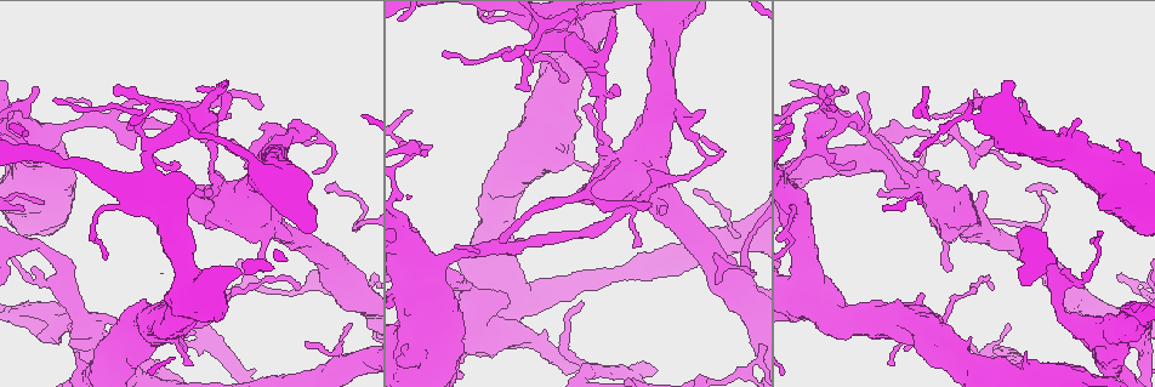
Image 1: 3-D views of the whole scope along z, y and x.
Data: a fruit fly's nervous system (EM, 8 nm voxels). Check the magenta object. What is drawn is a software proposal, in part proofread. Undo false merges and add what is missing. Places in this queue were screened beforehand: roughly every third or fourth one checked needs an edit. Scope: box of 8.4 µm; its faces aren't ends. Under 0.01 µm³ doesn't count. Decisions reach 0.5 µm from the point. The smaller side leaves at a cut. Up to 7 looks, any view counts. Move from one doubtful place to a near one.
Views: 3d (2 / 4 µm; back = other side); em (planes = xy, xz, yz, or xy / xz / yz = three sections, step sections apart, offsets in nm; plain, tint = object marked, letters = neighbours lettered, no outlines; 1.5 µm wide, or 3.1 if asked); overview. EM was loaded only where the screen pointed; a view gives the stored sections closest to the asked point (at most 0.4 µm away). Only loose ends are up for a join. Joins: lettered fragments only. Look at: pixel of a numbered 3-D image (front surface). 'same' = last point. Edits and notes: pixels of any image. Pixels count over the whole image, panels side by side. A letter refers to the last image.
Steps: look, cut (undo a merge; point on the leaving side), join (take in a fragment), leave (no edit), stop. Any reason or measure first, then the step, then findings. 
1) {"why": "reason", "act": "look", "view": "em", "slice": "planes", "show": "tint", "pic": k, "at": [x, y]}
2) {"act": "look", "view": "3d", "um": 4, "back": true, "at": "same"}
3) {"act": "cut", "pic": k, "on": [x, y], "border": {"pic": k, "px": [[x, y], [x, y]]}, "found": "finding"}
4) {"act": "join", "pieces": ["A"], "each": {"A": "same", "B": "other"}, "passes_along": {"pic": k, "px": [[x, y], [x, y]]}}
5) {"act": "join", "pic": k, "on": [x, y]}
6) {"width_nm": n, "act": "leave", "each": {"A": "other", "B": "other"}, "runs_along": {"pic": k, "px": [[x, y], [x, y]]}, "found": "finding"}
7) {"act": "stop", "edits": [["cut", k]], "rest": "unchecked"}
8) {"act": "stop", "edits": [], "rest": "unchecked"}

{"why": "tapers out", "act": "look", "view": "3d", "um": 2, "pic": 1, "at": [52, 101]}

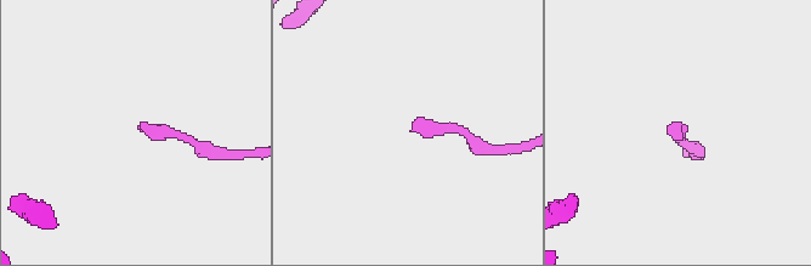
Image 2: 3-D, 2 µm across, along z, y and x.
{"why": "now the EM", "act": "look", "view": "em", "slice": "planes", "show": "letters", "pic": 2, "at": [677, 124]}

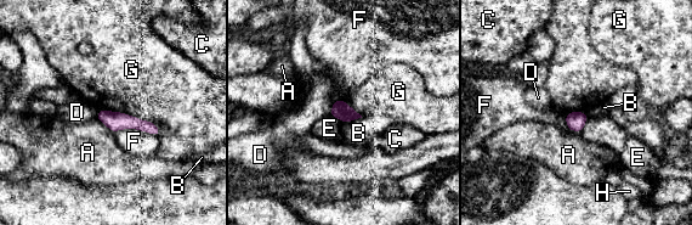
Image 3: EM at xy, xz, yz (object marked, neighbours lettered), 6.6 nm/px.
{"longest_contact_nm": ["G", 440], "act": "leave", "each": {"A": "other", "B": "other", "C": "other", "D": "other", "E": "other", "F": "other", "G": "other", "H": "other"}, "found": "no lettered fragment goes on from it"}

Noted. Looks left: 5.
{"why": "sharp bend", "act": "look", "view": "em", "slice": "xy", "step": 4, "show": "tint", "pic": 1, "at": [918, 135]}

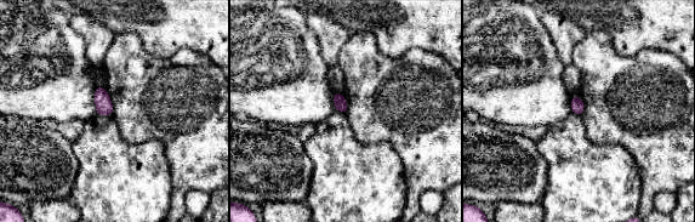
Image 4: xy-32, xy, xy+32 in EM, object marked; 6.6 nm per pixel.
{"act": "look", "view": "em", "slice": "planes", "show": "letters", "at": "same"}

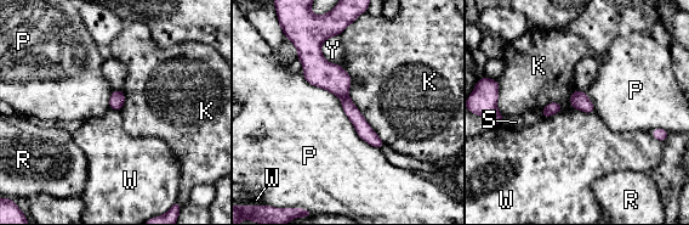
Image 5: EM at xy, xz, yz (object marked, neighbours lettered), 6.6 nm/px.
{"longest_contact_nm": ["K", 600], "act": "cut", "pic": 5, "on": [318, 72], "each": {"K": "other", "P": "other", "R": "other", "S": "other", "W": "other", "Y": "other"}, "border": {"pic": 5, "px": [[347, 95], [342, 99]]}, "found": "a second cell is stuck on"}

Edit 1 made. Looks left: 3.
{"why": "branch stops here", "act": "look", "view": "em", "slice": "planes", "show": "letters", "pic": 1, "at": [456, 247]}

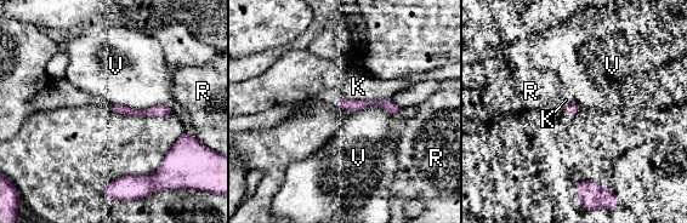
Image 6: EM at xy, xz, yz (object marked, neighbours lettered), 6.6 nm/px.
{"act": "leave", "each": {"K": "other", "R": "other", "V": "other"}, "runs_along": {"pic": 6, "px": [[342, 103], [385, 103], [396, 109]]}, "found": "none of them fits"}

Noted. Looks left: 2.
{"act": "stop", "edits": [["cut", 5]], "rest": "unchecked"}

